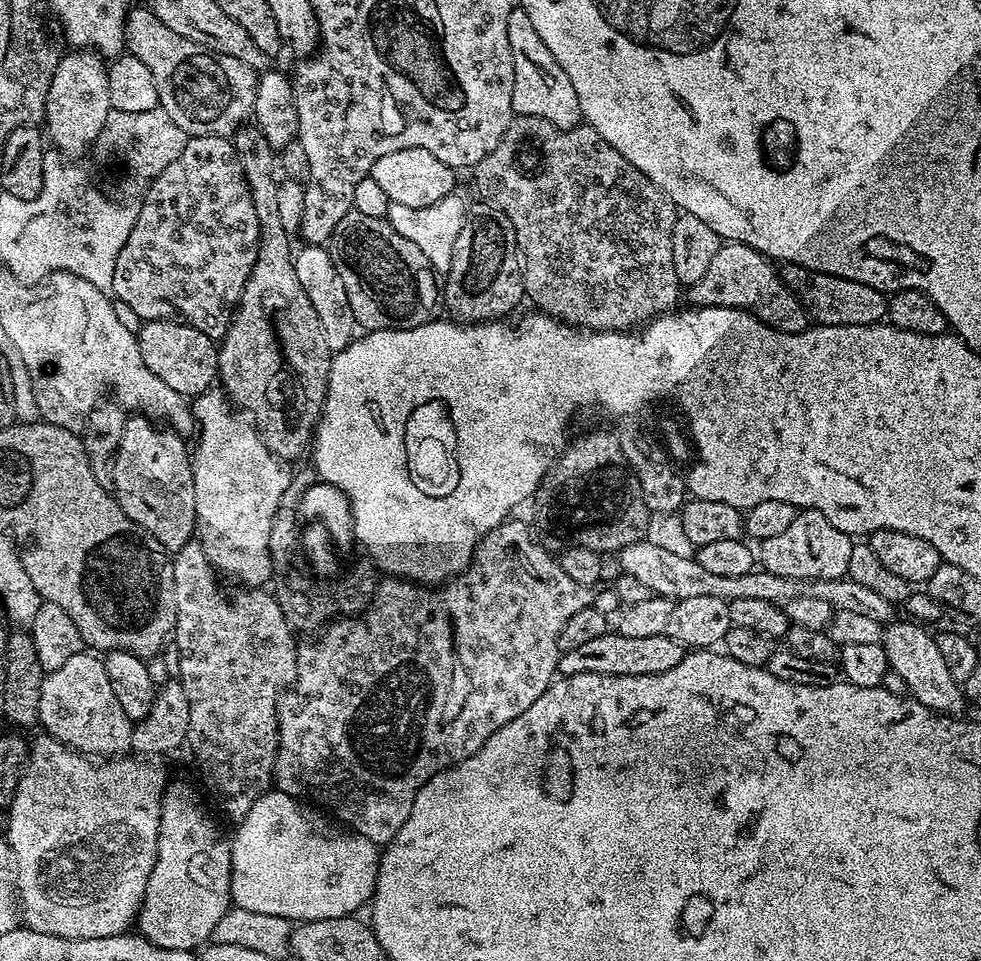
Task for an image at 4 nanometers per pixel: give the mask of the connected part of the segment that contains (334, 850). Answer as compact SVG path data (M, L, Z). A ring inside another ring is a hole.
M269 790L250 806L243 820L239 821L236 837L232 836L230 840L231 903L235 907L254 914L276 915L289 922L303 922L350 916L359 913L359 908L371 901L376 892L381 849L370 842L370 838L345 830L327 815L319 816L311 810L316 811L297 797L287 796L283 790Z

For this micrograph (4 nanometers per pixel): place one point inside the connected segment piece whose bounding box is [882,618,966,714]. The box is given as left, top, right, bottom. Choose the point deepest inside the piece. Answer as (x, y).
(912, 653)

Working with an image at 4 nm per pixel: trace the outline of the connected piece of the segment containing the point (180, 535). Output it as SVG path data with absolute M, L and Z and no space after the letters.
M132 414L127 417L122 440L111 462L111 491L127 516L144 532L148 532L164 551L174 554L182 550L193 539L196 530L196 511L194 510L194 478L190 450L184 446L181 433L169 430L149 417Z

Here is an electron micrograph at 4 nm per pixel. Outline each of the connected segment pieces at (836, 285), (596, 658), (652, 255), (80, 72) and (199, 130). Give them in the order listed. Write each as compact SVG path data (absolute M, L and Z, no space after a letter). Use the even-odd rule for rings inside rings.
M784 264L779 269L784 285L804 303L809 317L817 325L866 326L881 323L888 315L888 296L862 282L838 278L825 272L809 272L797 264Z
M610 630L602 638L593 638L589 643L578 646L578 650L561 652L558 672L560 676L583 672L603 676L657 676L666 670L674 670L674 666L678 666L685 655L686 649L669 636L630 638L617 630Z
M516 116L510 122L506 134L478 162L474 169L476 175L476 188L480 191L479 199L491 208L502 210L506 218L510 218L510 226L516 235L516 246L522 261L524 274L524 294L530 301L533 300L535 307L543 312L545 316L553 316L556 320L563 320L565 324L573 325L581 330L593 332L614 332L617 330L628 330L633 326L643 326L649 320L655 320L666 312L671 312L677 307L676 299L681 299L682 285L678 274L674 274L674 254L672 253L672 231L674 222L678 215L676 203L664 193L642 170L638 170L598 130L594 130L587 122L581 122L574 128L559 128L546 118L534 118L533 116Z
M72 50L69 53L69 56L61 55L56 61L56 73L44 103L42 124L51 147L61 157L80 158L76 156L95 145L106 122L106 114L112 111L112 107L105 61L91 50Z
M133 7L124 22L124 42L127 51L138 62L143 62L154 78L154 86L158 86L160 107L168 111L170 118L178 128L189 137L235 135L236 130L243 127L255 113L257 73L236 58L220 55L200 46L198 43L176 34L170 26L162 26L155 14L147 7Z

